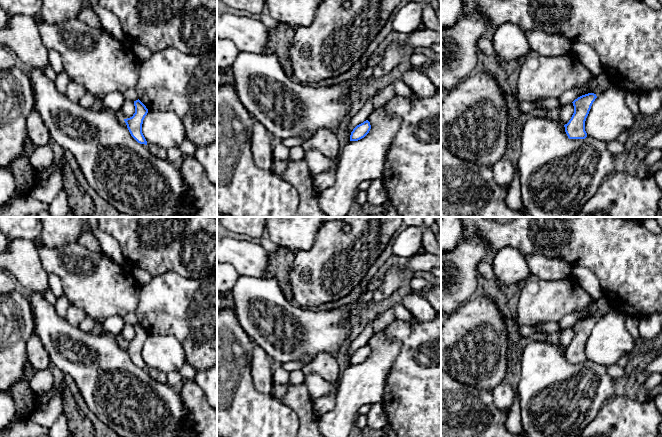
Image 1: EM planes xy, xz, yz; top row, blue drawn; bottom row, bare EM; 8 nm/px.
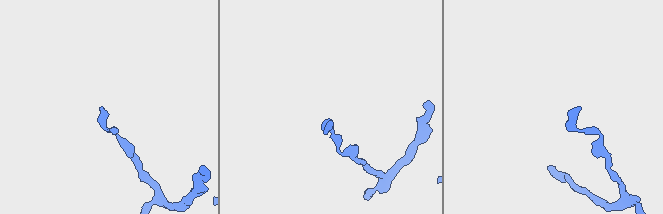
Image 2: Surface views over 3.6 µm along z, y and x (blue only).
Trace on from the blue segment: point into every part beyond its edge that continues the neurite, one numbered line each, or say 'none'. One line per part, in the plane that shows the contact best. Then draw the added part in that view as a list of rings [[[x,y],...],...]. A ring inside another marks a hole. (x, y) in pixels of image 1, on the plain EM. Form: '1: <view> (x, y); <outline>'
none

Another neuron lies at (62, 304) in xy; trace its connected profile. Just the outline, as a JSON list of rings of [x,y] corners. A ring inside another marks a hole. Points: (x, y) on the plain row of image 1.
[[[65,295],[60,296],[54,304],[55,310],[60,317],[65,317],[70,302]]]

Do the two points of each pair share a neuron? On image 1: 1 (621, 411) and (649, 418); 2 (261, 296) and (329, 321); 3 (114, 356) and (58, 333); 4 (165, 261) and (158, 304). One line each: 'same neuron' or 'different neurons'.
1: same neuron
2: same neuron
3: same neuron
4: different neurons

